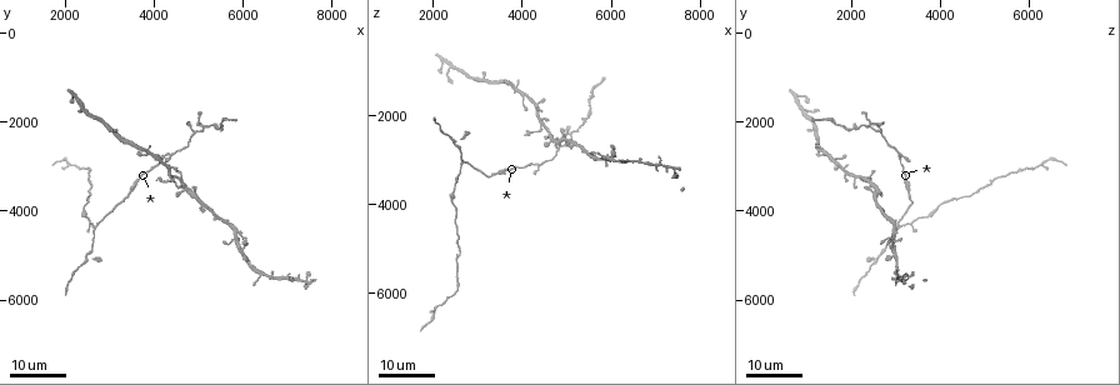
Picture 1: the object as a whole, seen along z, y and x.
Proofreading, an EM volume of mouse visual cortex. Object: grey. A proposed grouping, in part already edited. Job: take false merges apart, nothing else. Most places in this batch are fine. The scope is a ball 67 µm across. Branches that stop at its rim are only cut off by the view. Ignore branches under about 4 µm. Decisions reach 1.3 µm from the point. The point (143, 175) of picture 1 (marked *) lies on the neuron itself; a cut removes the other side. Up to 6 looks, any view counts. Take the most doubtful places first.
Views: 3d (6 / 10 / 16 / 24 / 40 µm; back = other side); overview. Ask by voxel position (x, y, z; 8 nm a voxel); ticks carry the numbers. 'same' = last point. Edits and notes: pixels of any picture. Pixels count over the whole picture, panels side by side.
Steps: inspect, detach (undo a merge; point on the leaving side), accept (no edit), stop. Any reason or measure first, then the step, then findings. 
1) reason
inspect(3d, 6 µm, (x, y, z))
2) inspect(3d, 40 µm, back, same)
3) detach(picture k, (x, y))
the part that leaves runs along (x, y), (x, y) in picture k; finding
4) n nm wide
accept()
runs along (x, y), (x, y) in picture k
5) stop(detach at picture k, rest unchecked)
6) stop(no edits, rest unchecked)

looks like a crossing
inspect(3d, 16 µm, (5050, 2050, 2400))

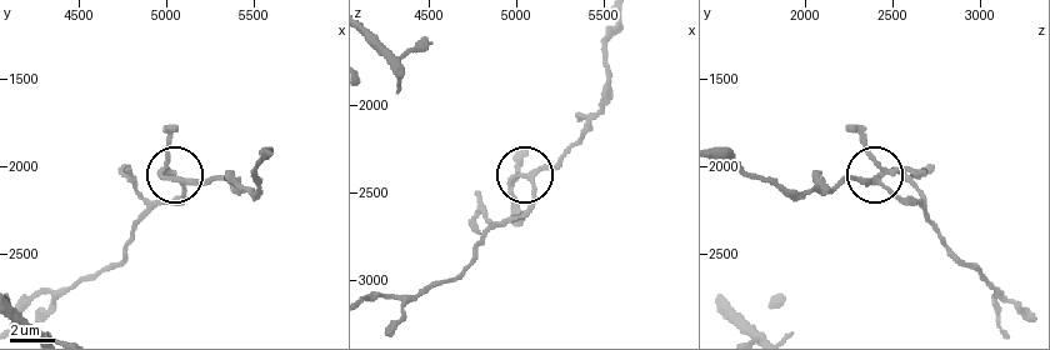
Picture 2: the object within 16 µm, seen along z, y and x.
inspect(3d, 6 µm, (5060, 2080, 2400))

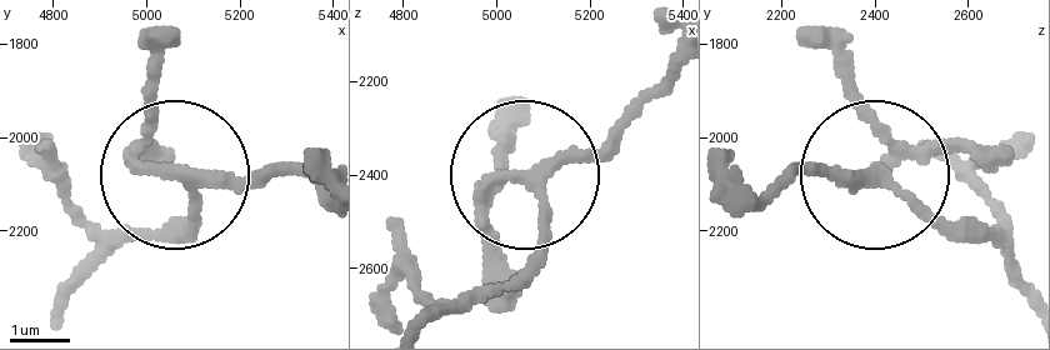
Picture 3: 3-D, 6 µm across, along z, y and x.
200 nm wide
accept()
continuous, no second neuron

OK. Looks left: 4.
a fork
inspect(3d, 16 µm, (2600, 4300, 3100))

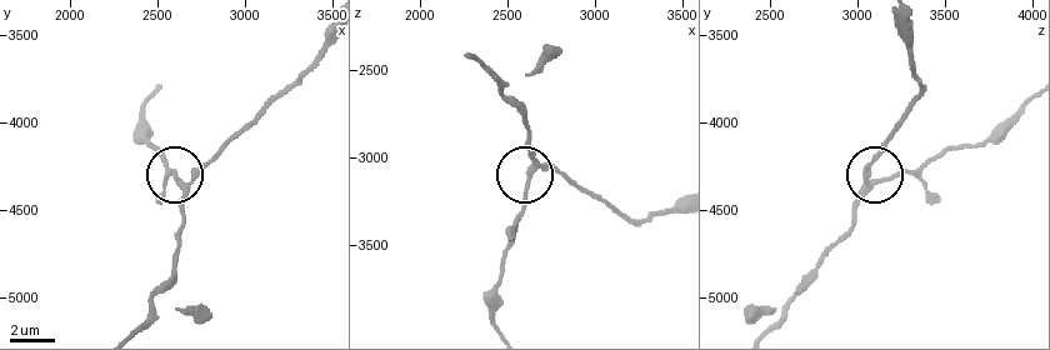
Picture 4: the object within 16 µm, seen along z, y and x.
zoom in
inspect(3d, 6 µm, (2620, 4340, 3100))

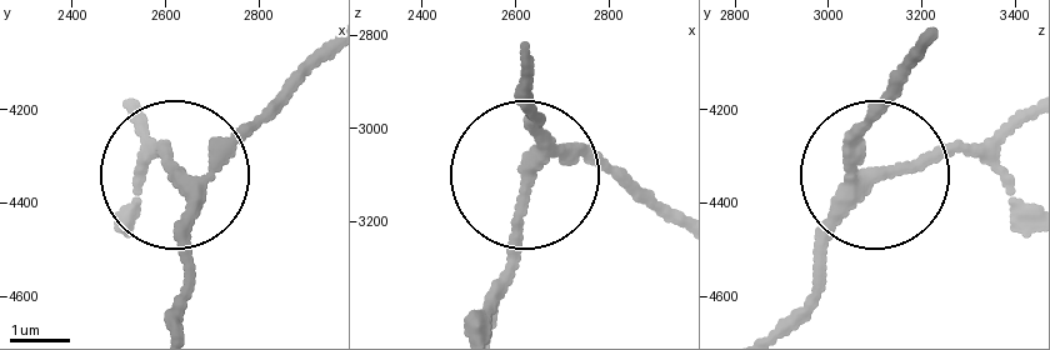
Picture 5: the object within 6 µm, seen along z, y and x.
inspect(3d, 6 µm, back, (2635, 4350, 3095))

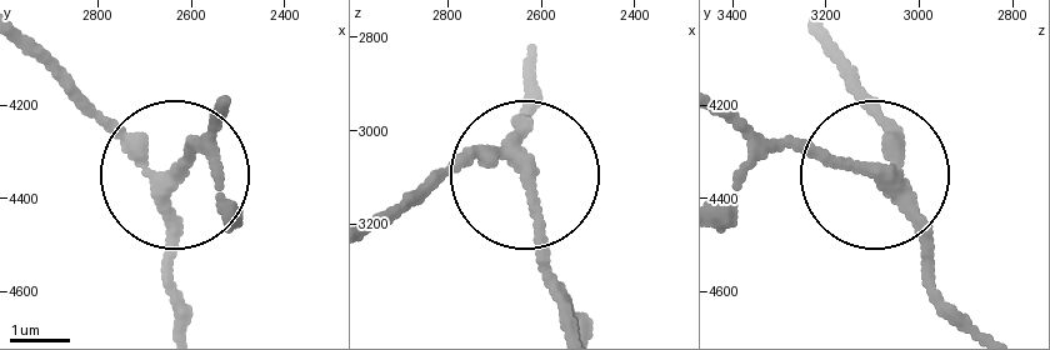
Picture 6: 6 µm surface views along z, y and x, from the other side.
accept()
runs along (29, 35), (173, 174), (163, 259), (178, 328) in picture 6; continuous, no second neuron

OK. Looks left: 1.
stop(no edits, rest unchecked)

